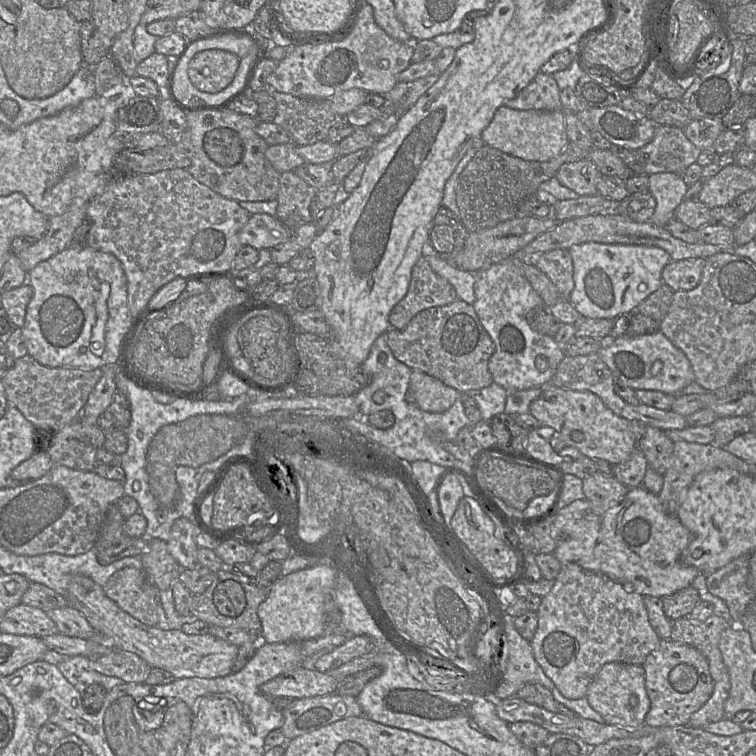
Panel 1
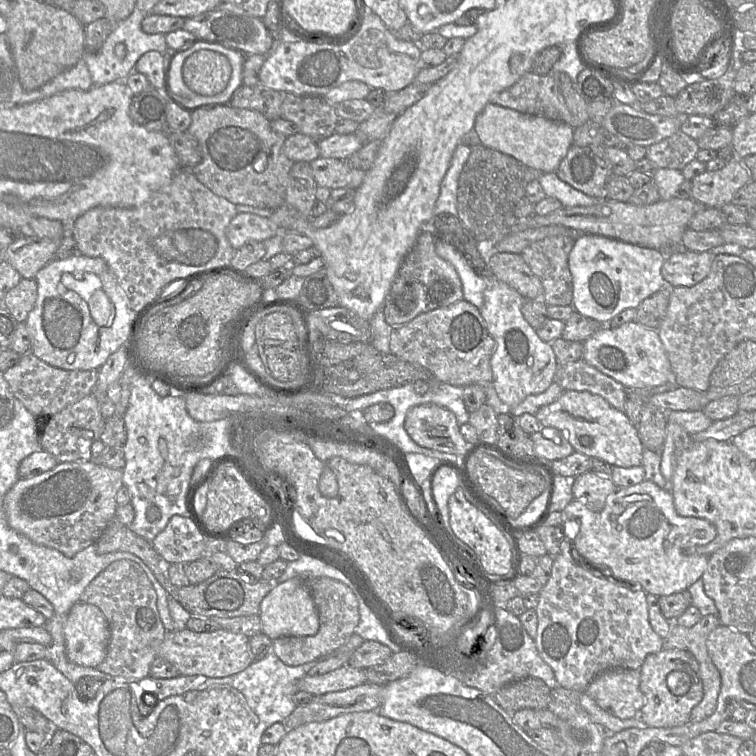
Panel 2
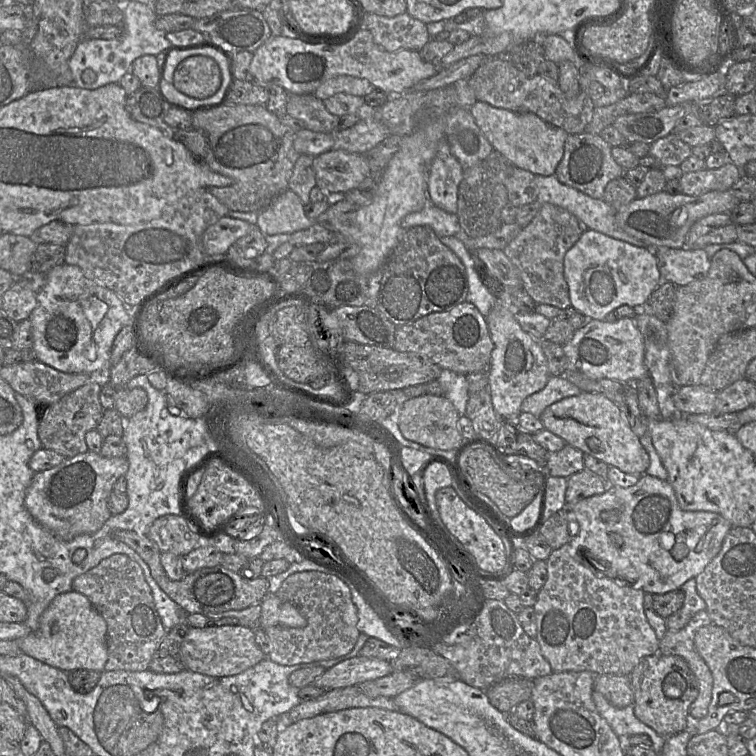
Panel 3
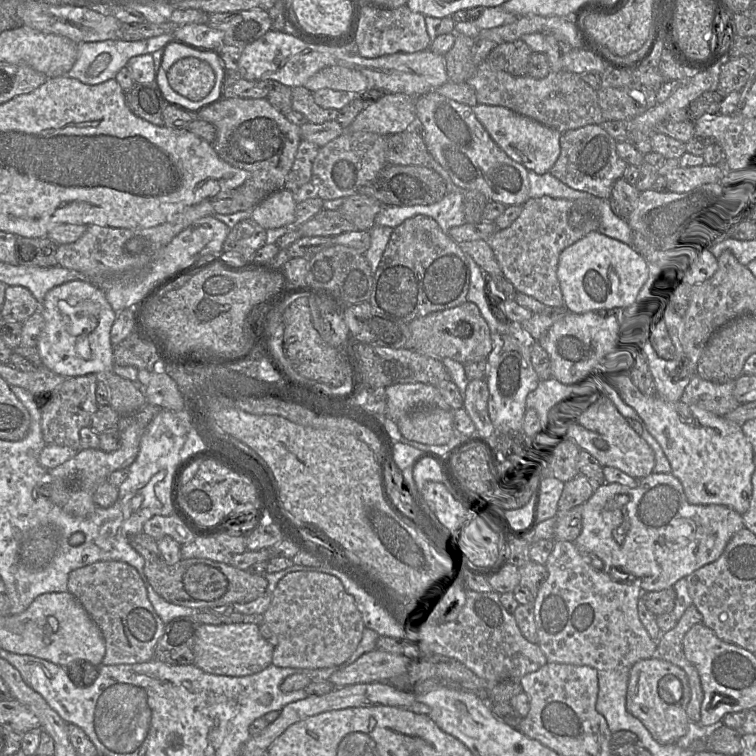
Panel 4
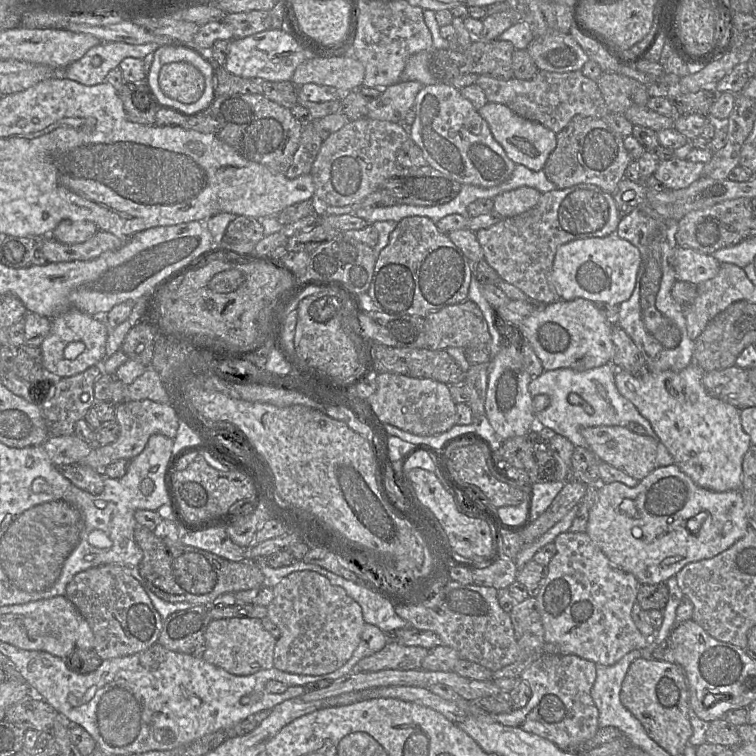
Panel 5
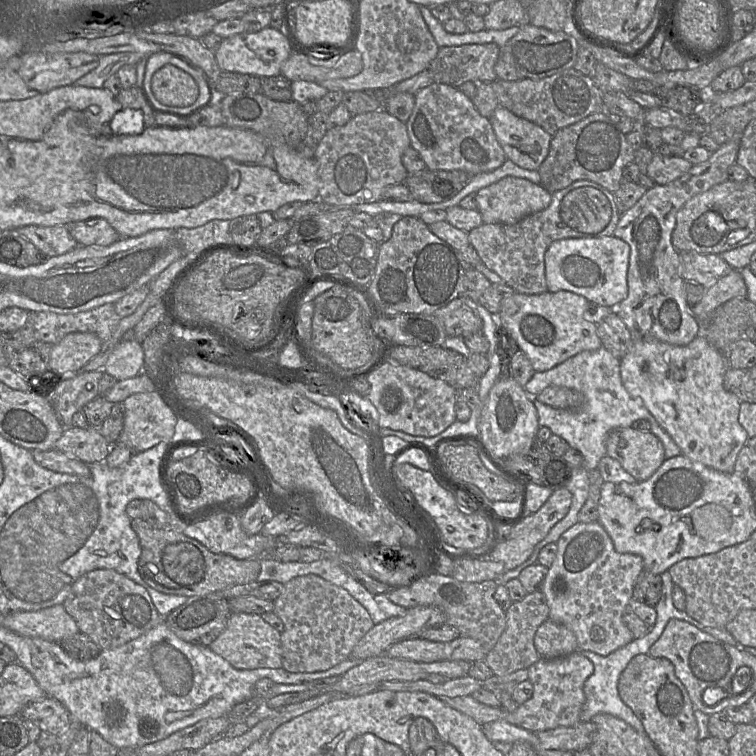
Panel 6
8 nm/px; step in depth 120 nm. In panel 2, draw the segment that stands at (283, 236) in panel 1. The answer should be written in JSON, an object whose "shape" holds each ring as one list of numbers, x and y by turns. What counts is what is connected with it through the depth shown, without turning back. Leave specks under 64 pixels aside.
{"shape":[[238,213,226,229,227,239,235,250,248,241,263,242,278,233,278,227,269,218,251,213]]}

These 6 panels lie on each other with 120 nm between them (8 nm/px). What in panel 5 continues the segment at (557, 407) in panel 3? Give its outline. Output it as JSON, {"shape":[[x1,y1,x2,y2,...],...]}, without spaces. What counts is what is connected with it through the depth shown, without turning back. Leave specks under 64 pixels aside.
{"shape":[[620,426,586,427,582,429,581,434,586,440,589,449,600,461,625,472,637,481,641,481,657,468,657,444,648,435,639,435,627,427]]}

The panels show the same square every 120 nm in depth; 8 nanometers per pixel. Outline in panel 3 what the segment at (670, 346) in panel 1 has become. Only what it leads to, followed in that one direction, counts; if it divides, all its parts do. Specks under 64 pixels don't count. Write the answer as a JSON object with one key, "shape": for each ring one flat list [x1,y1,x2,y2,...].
{"shape":[[622,318,616,322,591,319,562,346,568,359,568,370,589,378,635,383,649,375,644,361,644,340,635,319]]}

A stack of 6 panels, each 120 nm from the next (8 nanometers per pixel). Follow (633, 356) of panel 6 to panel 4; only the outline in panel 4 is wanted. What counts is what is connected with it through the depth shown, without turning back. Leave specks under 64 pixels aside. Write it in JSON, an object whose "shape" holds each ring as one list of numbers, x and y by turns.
{"shape":[[624,376,606,380,610,380,612,391,621,401,637,412,659,443,670,463,671,473,681,482,690,504,724,505,740,515,749,509,755,453,741,425,680,400,669,402,657,395,643,395]]}

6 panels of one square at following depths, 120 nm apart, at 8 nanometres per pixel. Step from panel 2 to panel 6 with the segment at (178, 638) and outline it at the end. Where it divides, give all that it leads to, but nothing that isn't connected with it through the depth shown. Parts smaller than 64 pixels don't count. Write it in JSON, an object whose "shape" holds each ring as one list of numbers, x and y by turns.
{"shape":[[231,613,226,628,208,647,237,669,282,667,281,633,258,614]]}

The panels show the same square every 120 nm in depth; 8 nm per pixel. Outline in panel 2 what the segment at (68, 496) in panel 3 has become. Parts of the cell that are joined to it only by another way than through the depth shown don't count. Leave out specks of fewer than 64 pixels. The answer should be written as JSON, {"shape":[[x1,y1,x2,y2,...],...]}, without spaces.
{"shape":[[89,461,59,462,53,469,40,475,19,479,7,492,3,507,8,525,33,543,60,551,72,558,87,546,96,543,118,507,116,494,123,486,123,470,112,469]]}

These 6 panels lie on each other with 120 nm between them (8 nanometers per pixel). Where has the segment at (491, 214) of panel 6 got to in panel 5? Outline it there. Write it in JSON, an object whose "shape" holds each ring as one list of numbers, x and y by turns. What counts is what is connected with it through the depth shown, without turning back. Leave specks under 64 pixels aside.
{"shape":[[528,186,506,191,493,199,493,211,500,214,503,219,514,217,535,207,541,195,537,189]]}

